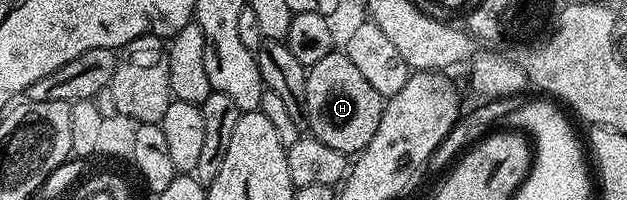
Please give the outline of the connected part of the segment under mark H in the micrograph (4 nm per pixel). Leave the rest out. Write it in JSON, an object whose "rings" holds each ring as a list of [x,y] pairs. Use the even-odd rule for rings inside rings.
{"rings":[[[335,50],[328,58],[320,58],[306,73],[305,123],[310,123],[309,135],[315,136],[324,146],[347,154],[357,154],[372,142],[376,126],[384,107],[384,98],[364,79],[364,74],[352,66],[345,51]]]}

